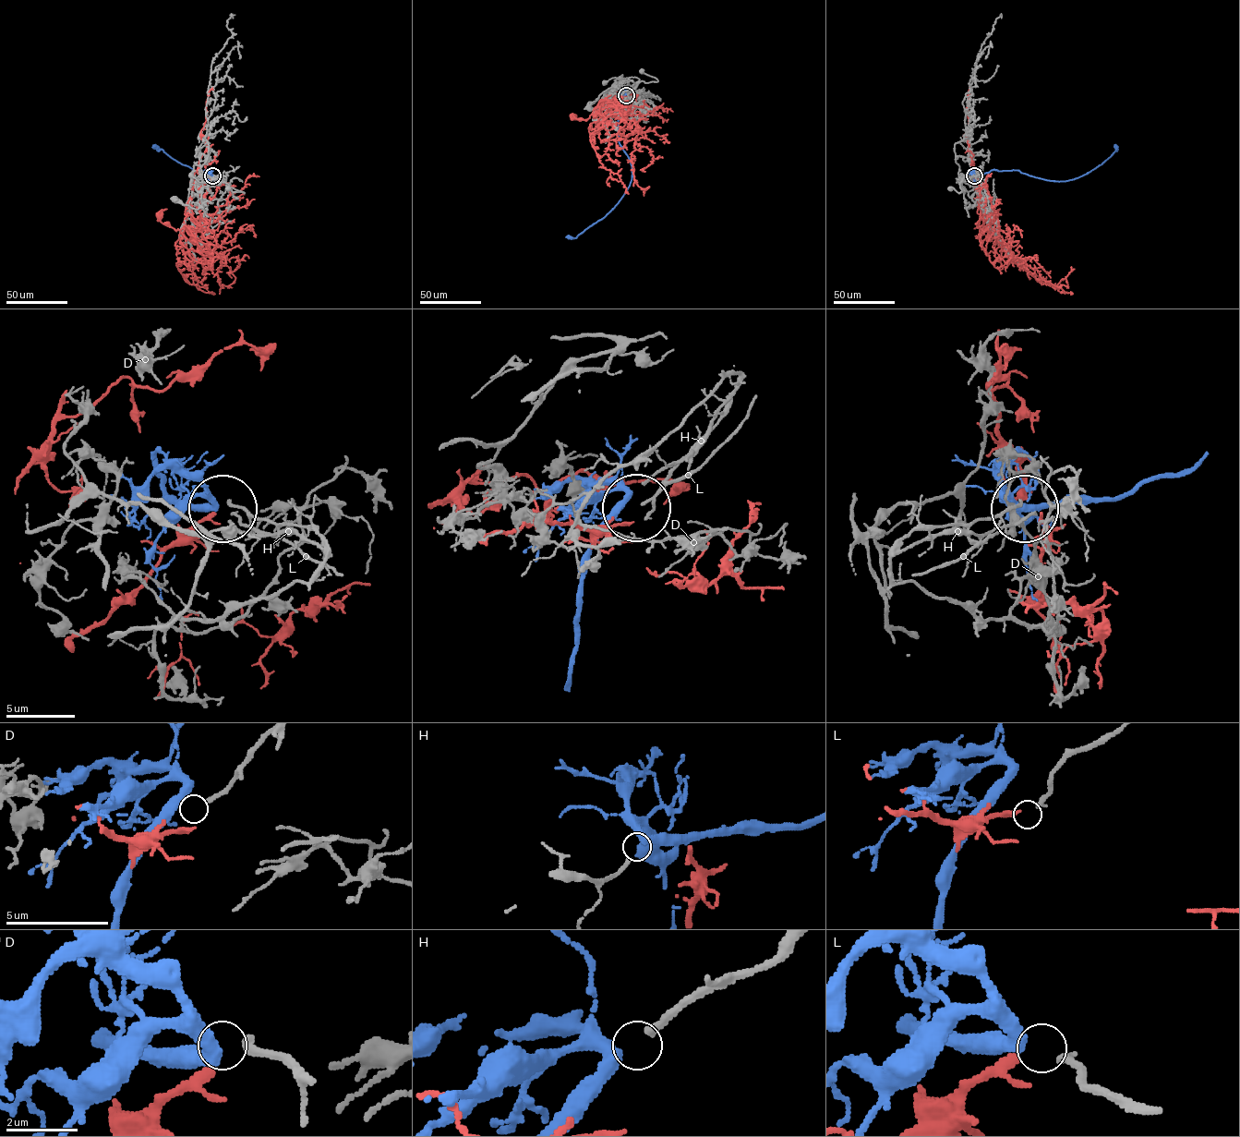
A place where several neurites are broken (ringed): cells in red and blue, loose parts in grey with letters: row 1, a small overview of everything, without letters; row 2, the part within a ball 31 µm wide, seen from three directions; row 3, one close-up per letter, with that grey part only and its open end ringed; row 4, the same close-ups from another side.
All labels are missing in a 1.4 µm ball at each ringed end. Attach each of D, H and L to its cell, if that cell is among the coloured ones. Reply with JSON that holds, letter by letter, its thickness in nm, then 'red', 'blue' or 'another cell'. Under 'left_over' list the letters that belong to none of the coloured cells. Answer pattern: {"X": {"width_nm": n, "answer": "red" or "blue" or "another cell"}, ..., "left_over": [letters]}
{"D": {"width_nm": 240, "answer": "another cell"}, "H": {"width_nm": 220, "answer": "blue"}, "L": {"width_nm": 220, "answer": "another cell"}, "left_over": ["D", "L"]}

